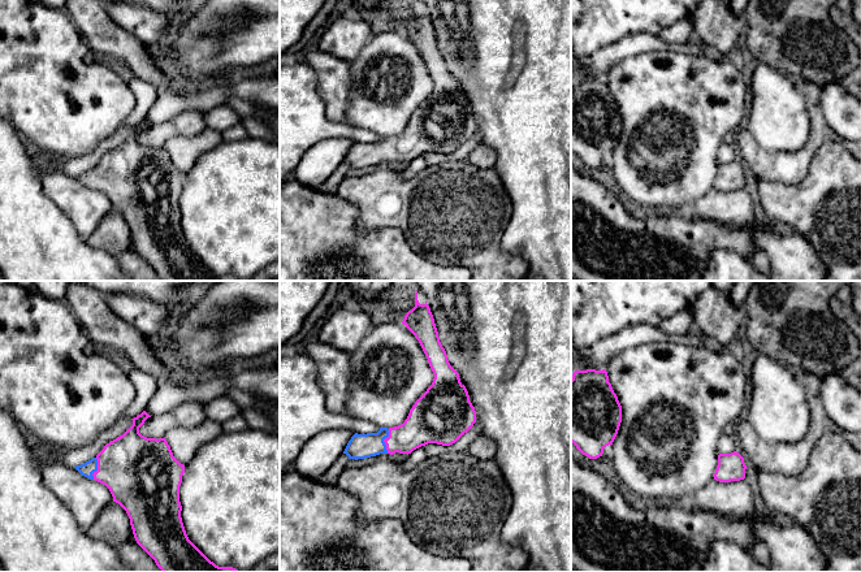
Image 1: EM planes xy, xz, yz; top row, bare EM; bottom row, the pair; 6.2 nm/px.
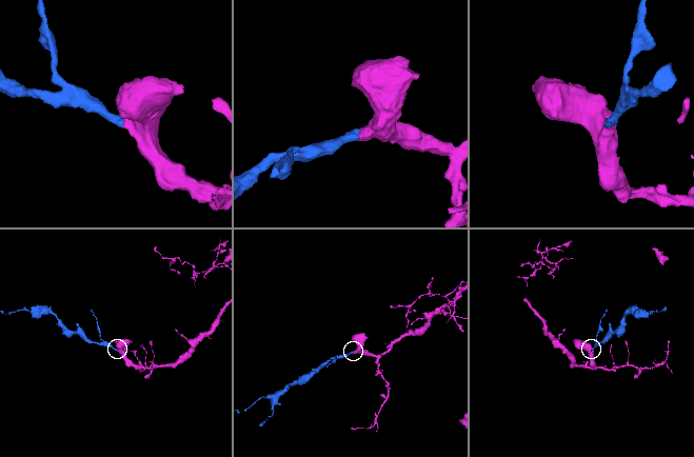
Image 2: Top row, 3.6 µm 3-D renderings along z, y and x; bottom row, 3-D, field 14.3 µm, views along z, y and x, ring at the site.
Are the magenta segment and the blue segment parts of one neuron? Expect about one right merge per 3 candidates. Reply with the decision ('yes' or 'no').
yes

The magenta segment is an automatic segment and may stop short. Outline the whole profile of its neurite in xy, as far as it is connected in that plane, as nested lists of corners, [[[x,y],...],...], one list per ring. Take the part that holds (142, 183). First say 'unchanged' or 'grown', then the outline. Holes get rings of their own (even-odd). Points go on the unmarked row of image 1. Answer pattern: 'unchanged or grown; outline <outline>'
grown; outline [[[143,120],[131,127],[133,134],[122,144],[107,152],[95,166],[74,177],[109,198],[113,211],[126,220],[137,252],[163,281],[239,281],[233,276],[216,274],[189,248],[179,211],[185,174],[173,165],[165,147],[147,147],[139,142],[148,126]]]

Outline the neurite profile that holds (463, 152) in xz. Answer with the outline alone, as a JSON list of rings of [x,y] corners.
[[[476,129],[473,135],[467,142],[464,142],[455,152],[450,155],[442,155],[437,152],[425,153],[427,164],[428,166],[430,166],[430,165],[438,165],[446,161],[468,160],[471,152],[481,143],[483,140],[481,140],[480,133]]]

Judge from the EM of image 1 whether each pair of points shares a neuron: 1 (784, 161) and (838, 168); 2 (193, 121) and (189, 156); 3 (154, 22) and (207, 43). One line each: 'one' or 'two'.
1: two
2: two
3: two

